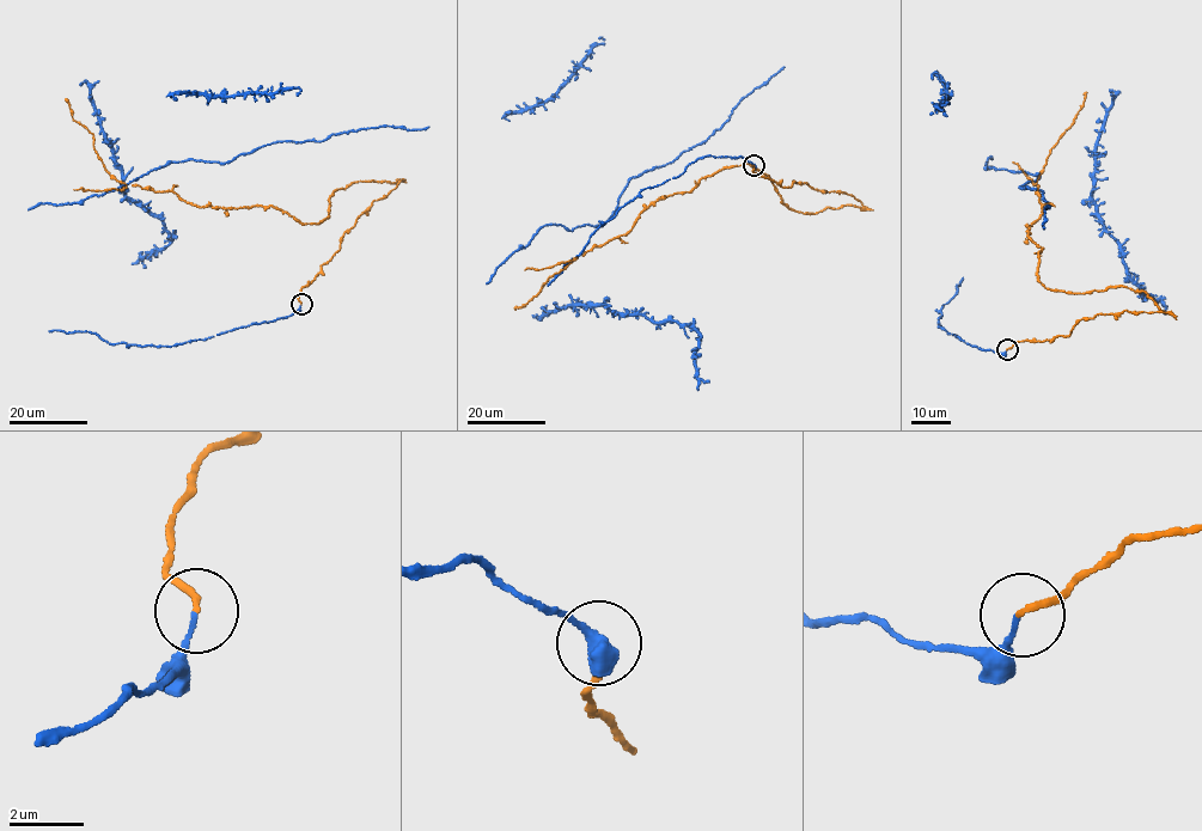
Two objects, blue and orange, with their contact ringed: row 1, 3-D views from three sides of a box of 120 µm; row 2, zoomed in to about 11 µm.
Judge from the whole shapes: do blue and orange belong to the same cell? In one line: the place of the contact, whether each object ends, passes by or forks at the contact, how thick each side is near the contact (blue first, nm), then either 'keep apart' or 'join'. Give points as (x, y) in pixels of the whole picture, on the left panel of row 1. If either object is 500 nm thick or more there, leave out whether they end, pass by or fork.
at (301, 304); blue ends there; orange ends there; 110 nm thick on the blue side, 170 nm on the other; join

